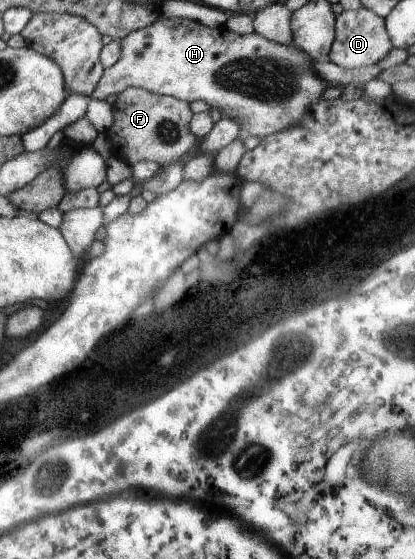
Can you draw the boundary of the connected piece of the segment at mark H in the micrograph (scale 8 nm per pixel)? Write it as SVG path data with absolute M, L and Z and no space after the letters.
M160 16L149 26L130 32L119 41L121 56L113 66L104 70L89 98L103 100L109 94L118 95L127 87L141 87L158 95L167 95L182 101L203 100L210 108L217 108L228 119L236 121L242 134L257 138L275 134L298 125L311 111L312 104L323 99L323 91L335 83L324 81L313 70L306 52L291 45L279 44L253 32L246 35L227 30L223 25L209 28L200 21L181 17Z

